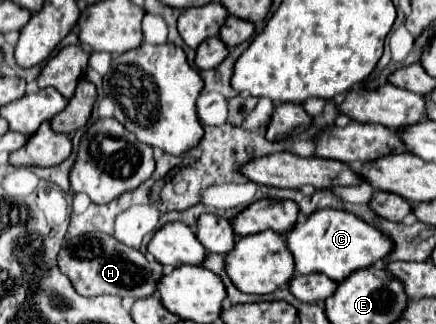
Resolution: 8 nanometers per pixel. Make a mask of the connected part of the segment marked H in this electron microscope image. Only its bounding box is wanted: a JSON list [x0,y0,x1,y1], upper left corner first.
[58,232,164,298]

